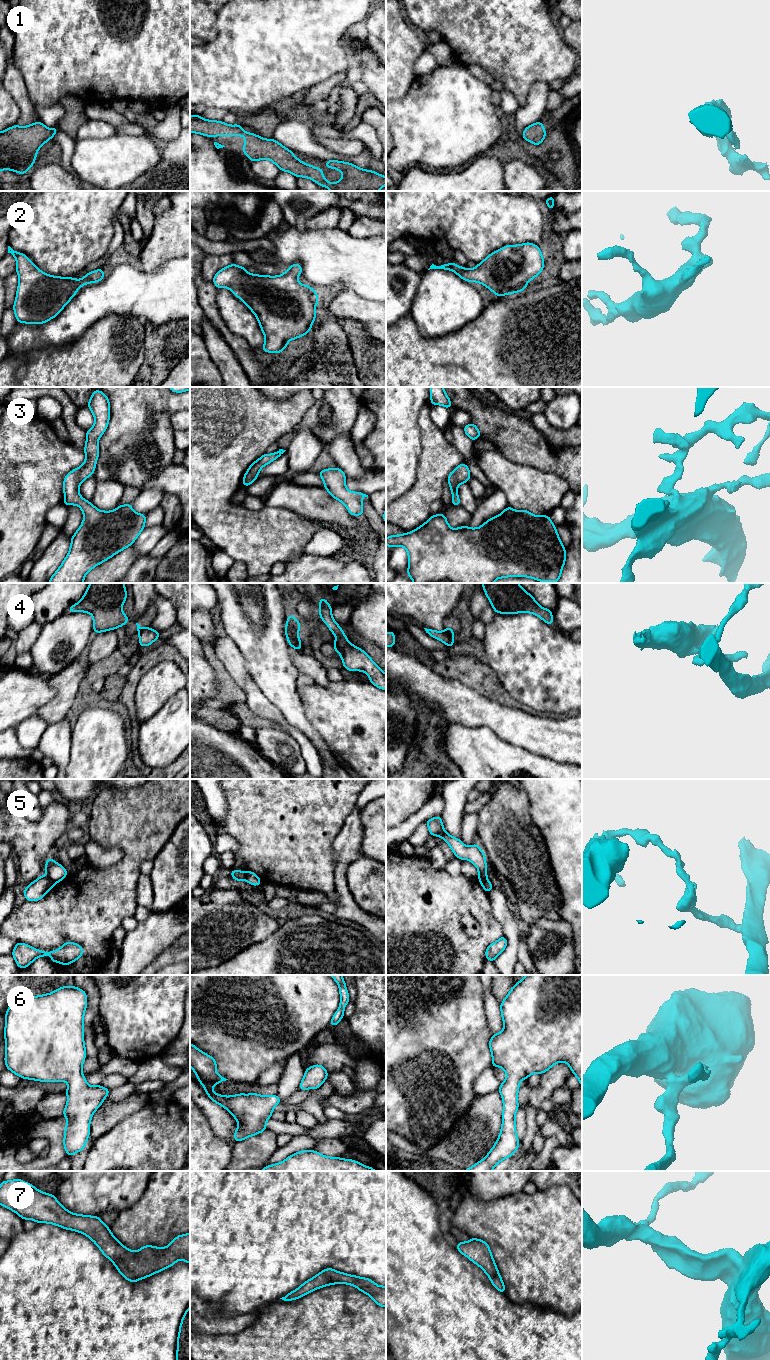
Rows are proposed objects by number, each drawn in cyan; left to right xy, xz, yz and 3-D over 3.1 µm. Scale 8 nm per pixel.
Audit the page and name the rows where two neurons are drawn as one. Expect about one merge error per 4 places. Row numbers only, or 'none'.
4, 5

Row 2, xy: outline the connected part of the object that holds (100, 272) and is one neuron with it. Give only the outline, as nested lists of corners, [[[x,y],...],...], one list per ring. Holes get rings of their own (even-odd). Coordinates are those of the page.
[[[8,246],[16,259],[19,283],[13,310],[18,323],[43,324],[56,317],[83,285],[100,282],[104,269],[87,273],[81,280],[52,276],[39,270],[23,253]]]

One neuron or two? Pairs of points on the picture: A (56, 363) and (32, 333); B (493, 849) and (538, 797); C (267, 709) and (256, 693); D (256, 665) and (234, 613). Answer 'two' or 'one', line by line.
A: two
B: two
C: one
D: one

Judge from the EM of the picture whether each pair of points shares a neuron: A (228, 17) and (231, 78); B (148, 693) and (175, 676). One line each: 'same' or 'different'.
A: same
B: same

